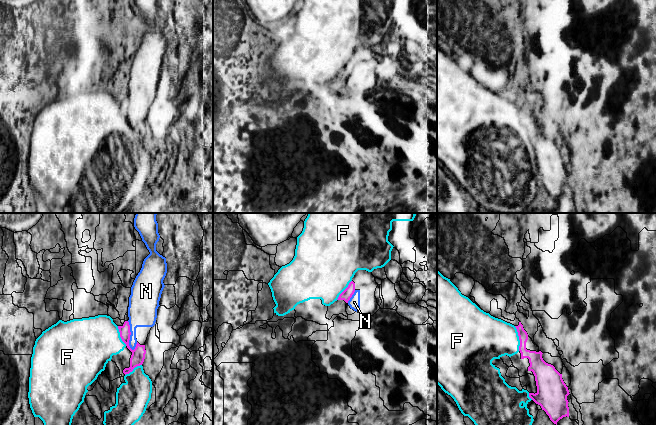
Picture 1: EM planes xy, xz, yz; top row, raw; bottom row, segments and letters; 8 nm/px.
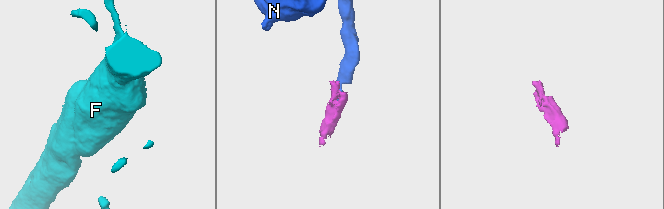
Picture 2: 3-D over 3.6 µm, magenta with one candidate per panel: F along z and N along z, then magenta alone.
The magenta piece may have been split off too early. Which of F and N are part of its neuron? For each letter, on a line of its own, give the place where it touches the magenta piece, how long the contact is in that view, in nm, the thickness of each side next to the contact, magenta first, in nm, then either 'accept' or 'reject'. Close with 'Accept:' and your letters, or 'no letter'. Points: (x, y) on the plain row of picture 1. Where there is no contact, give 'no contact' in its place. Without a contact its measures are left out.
F: yz (519, 114) | 200 nm | 120/340 nm | reject
N: xy (129, 112) | 240 nm | 110/240 nm | accept
Accept: N

